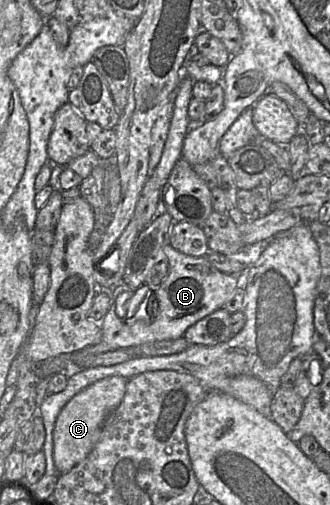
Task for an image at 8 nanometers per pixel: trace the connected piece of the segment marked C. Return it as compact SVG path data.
M114 375L101 379L72 397L59 413L53 431L53 459L59 474L66 474L95 447L107 417L120 405L128 379Z

